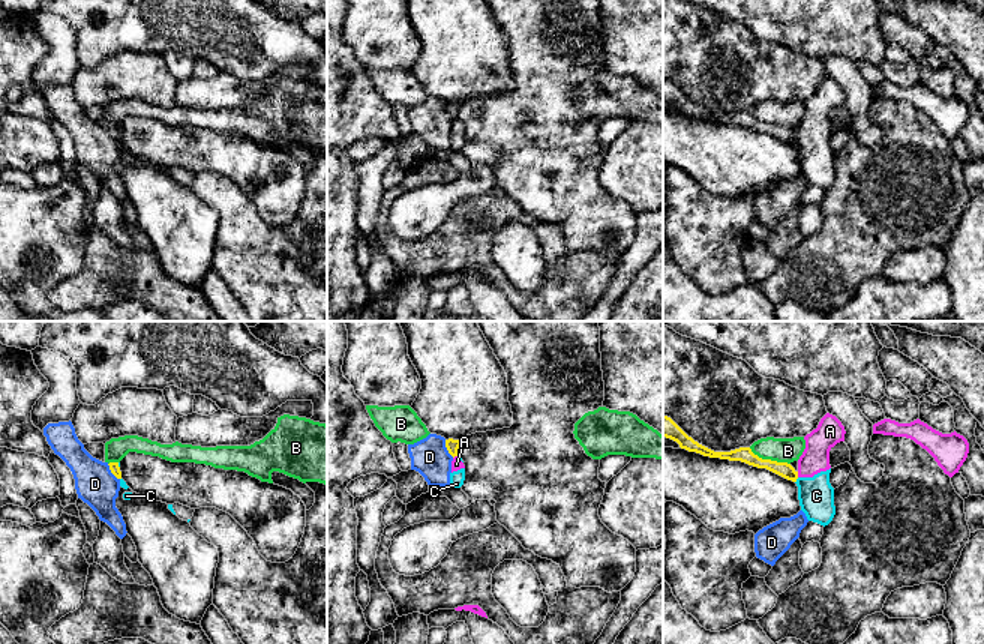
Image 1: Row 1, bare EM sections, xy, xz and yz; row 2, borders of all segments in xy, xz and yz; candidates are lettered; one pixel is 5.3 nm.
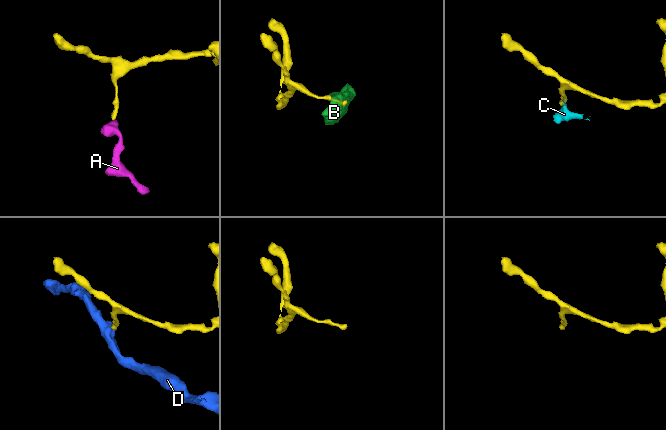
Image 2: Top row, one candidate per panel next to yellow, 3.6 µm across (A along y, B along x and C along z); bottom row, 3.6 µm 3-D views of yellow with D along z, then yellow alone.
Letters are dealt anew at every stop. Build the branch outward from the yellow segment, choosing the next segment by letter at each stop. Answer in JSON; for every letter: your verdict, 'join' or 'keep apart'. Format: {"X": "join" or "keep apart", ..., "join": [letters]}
{"A": "keep apart", "B": "keep apart", "C": "keep apart", "D": "keep apart", "join": []}

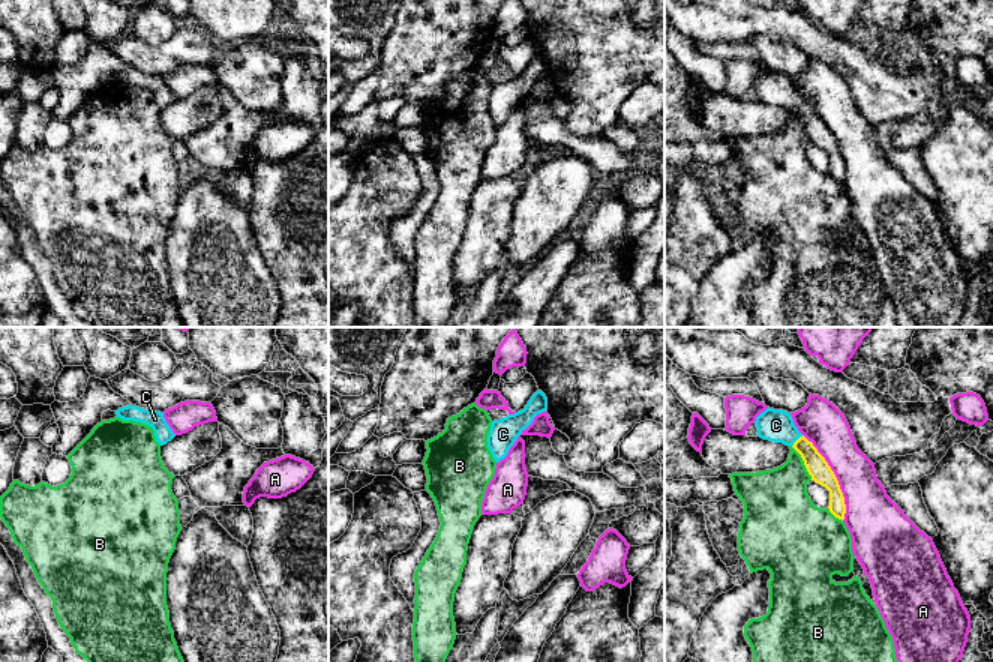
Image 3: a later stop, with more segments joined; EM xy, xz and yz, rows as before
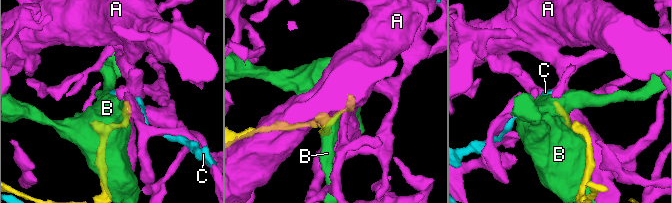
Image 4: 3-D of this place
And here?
{"A": "keep apart", "B": "keep apart", "C": "join", "join": ["C"]}

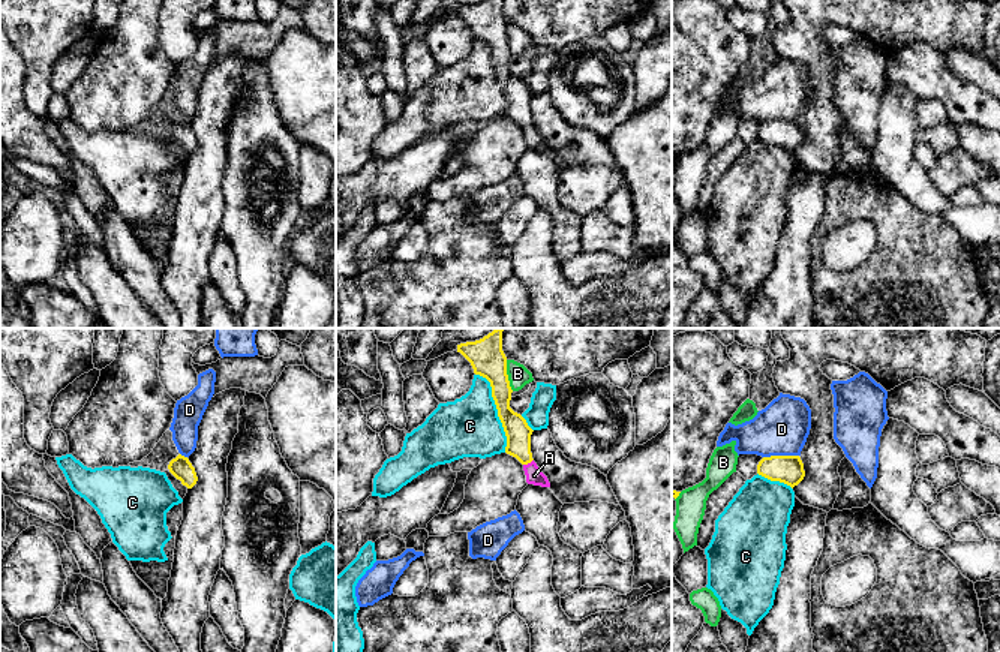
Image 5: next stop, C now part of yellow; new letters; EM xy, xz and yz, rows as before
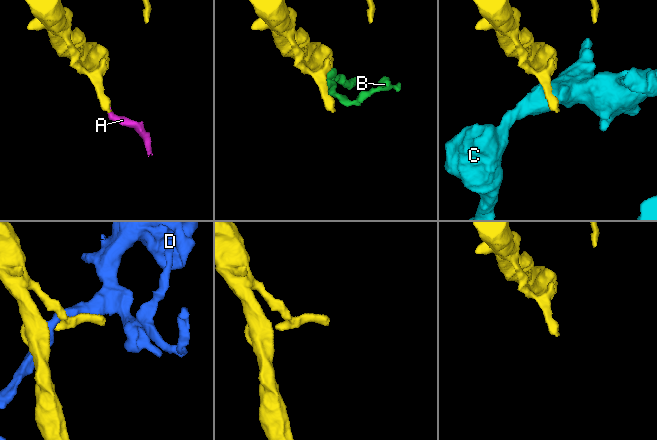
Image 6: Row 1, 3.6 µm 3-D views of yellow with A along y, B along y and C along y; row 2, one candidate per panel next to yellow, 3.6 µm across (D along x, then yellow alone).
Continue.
{"A": "join", "B": "keep apart", "C": "keep apart", "D": "keep apart", "join": ["A"]}

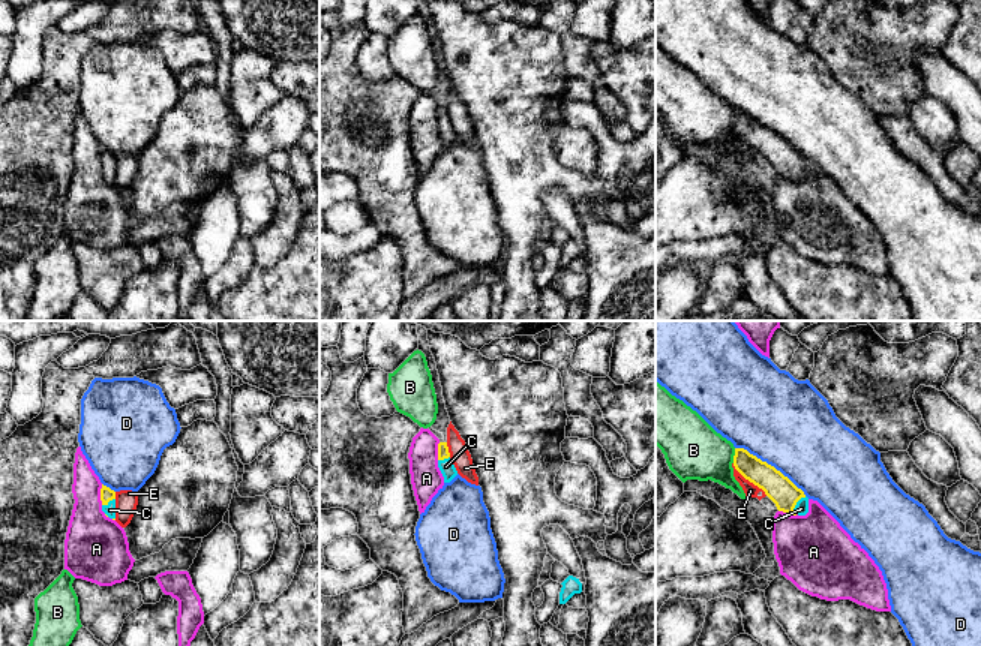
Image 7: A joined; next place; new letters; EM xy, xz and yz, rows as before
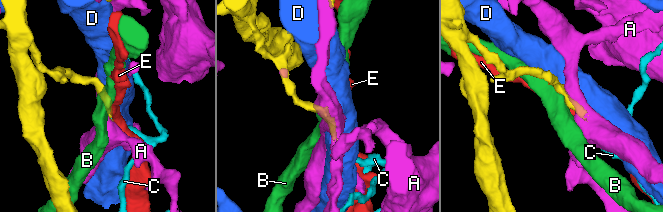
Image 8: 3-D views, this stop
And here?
{"A": "keep apart", "B": "keep apart", "C": "join", "D": "keep apart", "E": "keep apart", "join": ["C"]}

